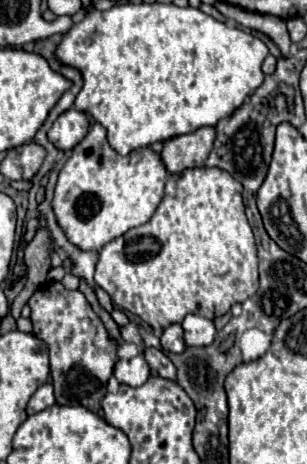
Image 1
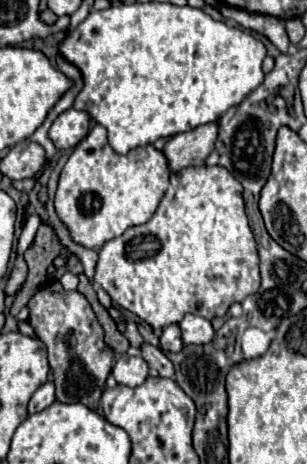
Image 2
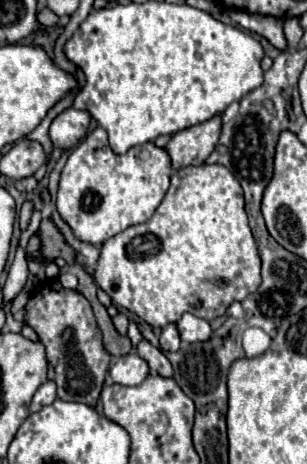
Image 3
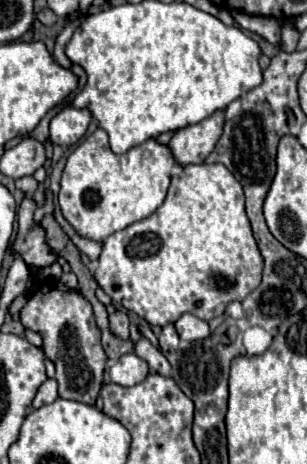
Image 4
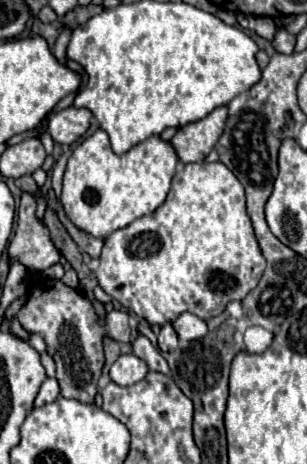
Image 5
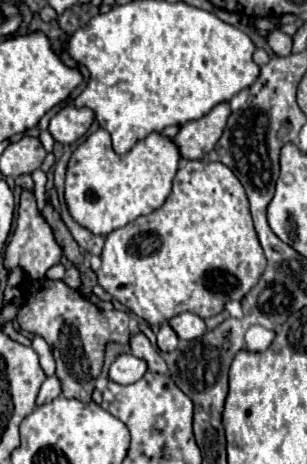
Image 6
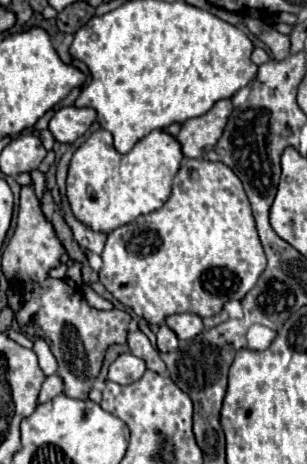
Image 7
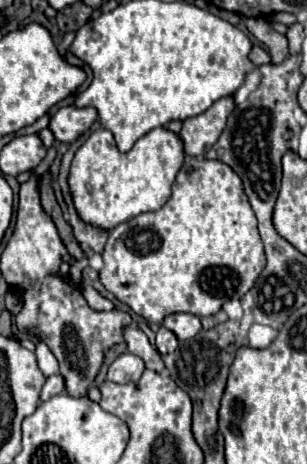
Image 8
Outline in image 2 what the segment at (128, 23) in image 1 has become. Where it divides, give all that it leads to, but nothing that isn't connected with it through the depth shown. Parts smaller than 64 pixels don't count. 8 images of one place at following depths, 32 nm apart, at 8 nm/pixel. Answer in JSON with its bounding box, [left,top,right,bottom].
[58,2,266,154]

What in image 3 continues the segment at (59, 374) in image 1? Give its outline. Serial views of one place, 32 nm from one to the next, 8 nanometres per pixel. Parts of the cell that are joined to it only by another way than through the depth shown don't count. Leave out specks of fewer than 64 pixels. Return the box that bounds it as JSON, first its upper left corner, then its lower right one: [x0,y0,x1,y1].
[26,280,112,406]

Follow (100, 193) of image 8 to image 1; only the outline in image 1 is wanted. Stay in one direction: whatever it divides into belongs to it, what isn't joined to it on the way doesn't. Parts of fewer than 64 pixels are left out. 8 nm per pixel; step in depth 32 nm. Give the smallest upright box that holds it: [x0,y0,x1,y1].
[52,122,168,252]

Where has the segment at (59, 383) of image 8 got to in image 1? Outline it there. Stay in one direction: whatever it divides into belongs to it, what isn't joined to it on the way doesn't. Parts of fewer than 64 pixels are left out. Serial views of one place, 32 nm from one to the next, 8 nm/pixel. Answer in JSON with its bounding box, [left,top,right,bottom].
[26,384,54,416]

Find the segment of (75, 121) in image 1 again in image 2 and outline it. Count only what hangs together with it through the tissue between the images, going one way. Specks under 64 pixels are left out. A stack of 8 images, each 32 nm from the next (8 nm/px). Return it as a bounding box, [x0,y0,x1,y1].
[48,108,90,150]

